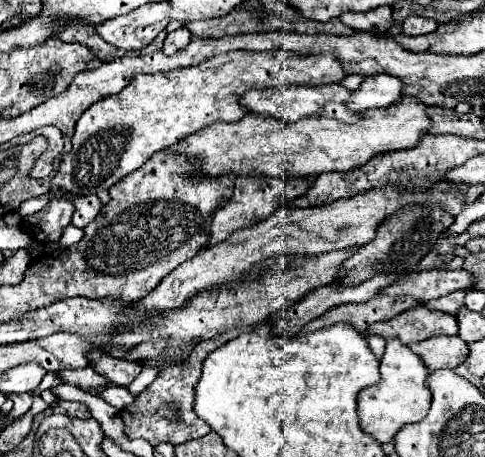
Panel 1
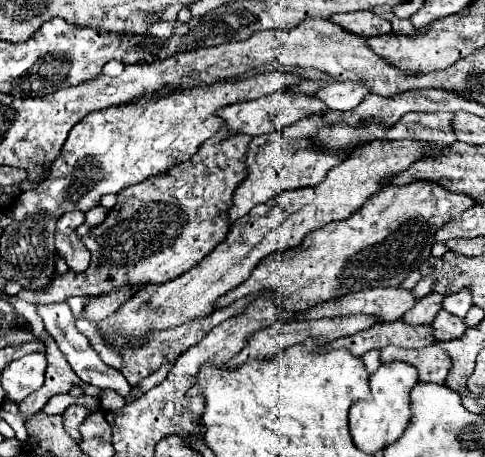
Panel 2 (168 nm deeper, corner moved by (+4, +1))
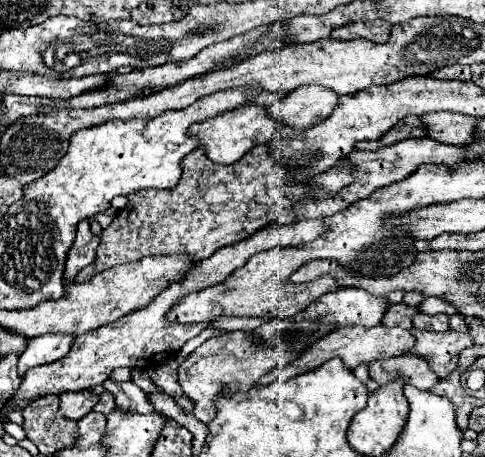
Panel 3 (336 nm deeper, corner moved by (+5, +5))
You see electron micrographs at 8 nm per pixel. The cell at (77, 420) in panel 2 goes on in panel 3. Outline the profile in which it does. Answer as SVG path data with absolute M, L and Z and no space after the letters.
M77 390L59 394L59 400L61 400L59 412L63 416L69 416L71 420L79 420L81 416L93 410L93 406L99 402L99 396L93 390Z

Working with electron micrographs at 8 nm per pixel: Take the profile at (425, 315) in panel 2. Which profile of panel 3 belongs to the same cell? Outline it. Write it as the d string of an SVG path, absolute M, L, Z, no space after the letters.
M389 304L389 308L385 310L385 318L381 320L383 326L393 328L393 326L401 326L401 328L411 328L411 318L417 314L417 308L411 308L407 304Z

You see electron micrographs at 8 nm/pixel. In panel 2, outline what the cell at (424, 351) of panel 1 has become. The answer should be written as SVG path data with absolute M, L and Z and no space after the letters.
M434 342L426 348L416 348L416 350L404 350L404 348L394 348L386 346L380 350L382 362L392 362L392 360L402 360L418 368L420 382L444 382L448 370L452 368L452 358L446 356L446 352Z

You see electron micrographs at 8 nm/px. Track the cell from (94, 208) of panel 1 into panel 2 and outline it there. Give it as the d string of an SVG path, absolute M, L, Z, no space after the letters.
M94 206L92 210L88 210L88 212L84 214L84 216L86 216L86 220L84 220L84 222L92 228L92 226L100 224L100 222L106 218L106 212L108 212L108 210L106 210L104 206Z

